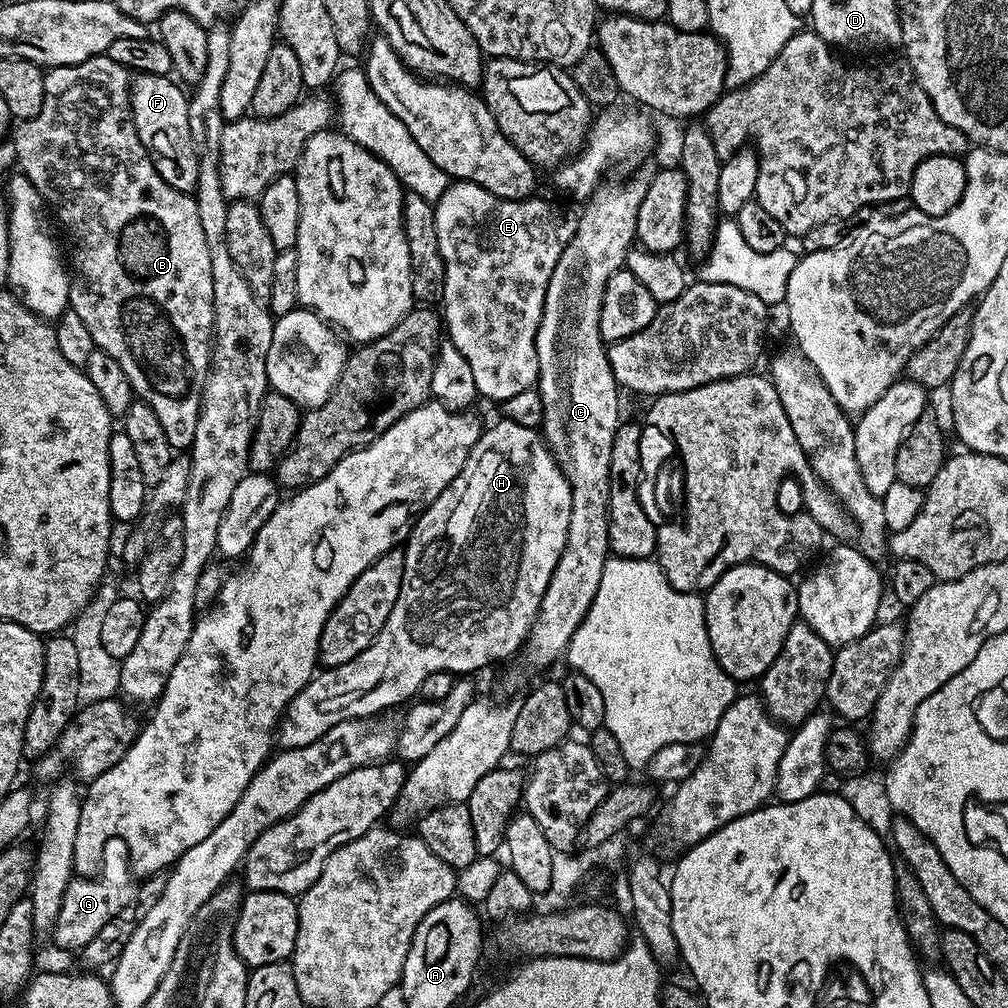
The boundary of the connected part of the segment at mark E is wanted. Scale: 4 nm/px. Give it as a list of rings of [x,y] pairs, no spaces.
[[[468,180],[449,183],[440,199],[435,201],[438,250],[446,270],[442,324],[447,339],[470,362],[474,373],[474,386],[481,397],[502,402],[522,394],[522,390],[536,388],[538,374],[538,350],[536,335],[542,322],[546,286],[558,266],[558,258],[564,246],[576,233],[577,213],[555,204],[552,200],[503,200],[490,190]]]

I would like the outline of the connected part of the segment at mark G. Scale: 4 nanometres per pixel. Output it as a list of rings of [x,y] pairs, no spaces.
[[[115,836],[106,842],[102,850],[104,866],[98,878],[73,878],[66,886],[56,924],[50,931],[51,939],[58,947],[81,950],[115,916],[127,913],[136,896],[137,877],[132,875],[128,861],[128,847],[122,838]]]

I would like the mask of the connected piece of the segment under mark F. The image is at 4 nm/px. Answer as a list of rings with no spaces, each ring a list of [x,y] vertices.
[[[139,73],[130,84],[132,121],[142,146],[151,154],[158,174],[162,174],[164,181],[174,186],[174,190],[192,194],[198,182],[198,158],[190,134],[188,96],[183,90],[172,76]]]

